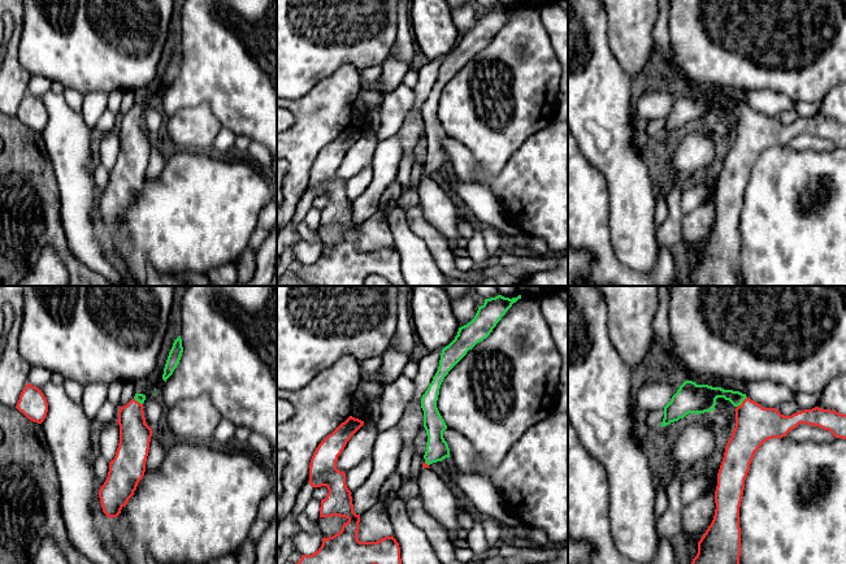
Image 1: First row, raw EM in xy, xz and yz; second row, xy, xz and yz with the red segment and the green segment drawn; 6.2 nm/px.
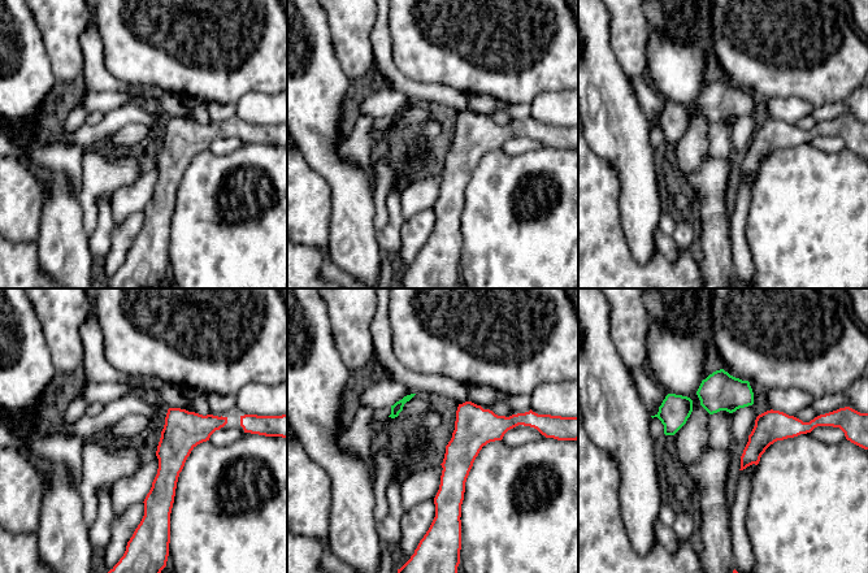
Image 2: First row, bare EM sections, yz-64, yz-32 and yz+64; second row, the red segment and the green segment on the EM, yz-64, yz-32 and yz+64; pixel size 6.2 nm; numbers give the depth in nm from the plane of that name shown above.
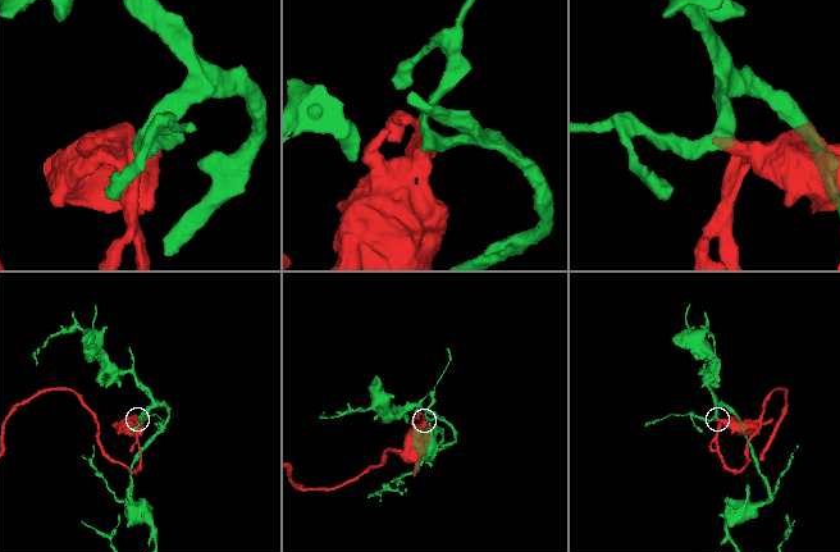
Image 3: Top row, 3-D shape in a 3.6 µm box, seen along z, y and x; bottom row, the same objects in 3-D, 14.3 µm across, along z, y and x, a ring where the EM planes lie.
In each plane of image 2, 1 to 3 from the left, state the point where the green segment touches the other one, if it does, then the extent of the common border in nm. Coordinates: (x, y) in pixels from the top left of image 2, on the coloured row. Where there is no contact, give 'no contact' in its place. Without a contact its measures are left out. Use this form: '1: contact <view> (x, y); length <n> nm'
1: no contact
2: no contact
3: no contact

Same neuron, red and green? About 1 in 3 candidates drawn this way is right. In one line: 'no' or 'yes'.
yes

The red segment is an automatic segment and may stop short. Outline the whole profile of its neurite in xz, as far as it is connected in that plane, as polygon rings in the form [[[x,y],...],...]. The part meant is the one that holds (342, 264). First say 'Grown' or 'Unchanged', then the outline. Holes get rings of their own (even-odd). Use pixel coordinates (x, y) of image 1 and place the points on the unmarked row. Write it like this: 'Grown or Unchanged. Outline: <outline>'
Unchanged. Outline: [[[350,125],[316,157],[309,174],[312,196],[326,195],[329,201],[321,209],[320,226],[339,225],[348,230],[333,246],[322,247],[321,256],[312,264],[301,264],[295,273],[307,286],[364,286],[369,276],[377,274],[391,286],[407,286],[396,248],[385,246],[377,251],[357,247],[360,224],[353,221],[346,182],[337,178],[338,165],[364,130]]]

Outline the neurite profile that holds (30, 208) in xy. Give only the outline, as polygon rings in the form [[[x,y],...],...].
[[[0,112],[0,136],[4,143],[0,152],[0,286],[14,286],[48,246],[57,251],[68,269],[68,286],[114,286],[65,248],[60,190],[42,133],[29,129],[16,116]]]

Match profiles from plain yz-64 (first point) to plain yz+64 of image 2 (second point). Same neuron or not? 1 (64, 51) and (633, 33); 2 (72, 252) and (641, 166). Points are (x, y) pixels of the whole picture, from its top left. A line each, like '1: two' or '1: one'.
1: one
2: one

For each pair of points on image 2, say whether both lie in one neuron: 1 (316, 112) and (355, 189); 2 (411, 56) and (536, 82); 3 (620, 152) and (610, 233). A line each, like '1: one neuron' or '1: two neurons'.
1: one neuron
2: one neuron
3: two neurons

